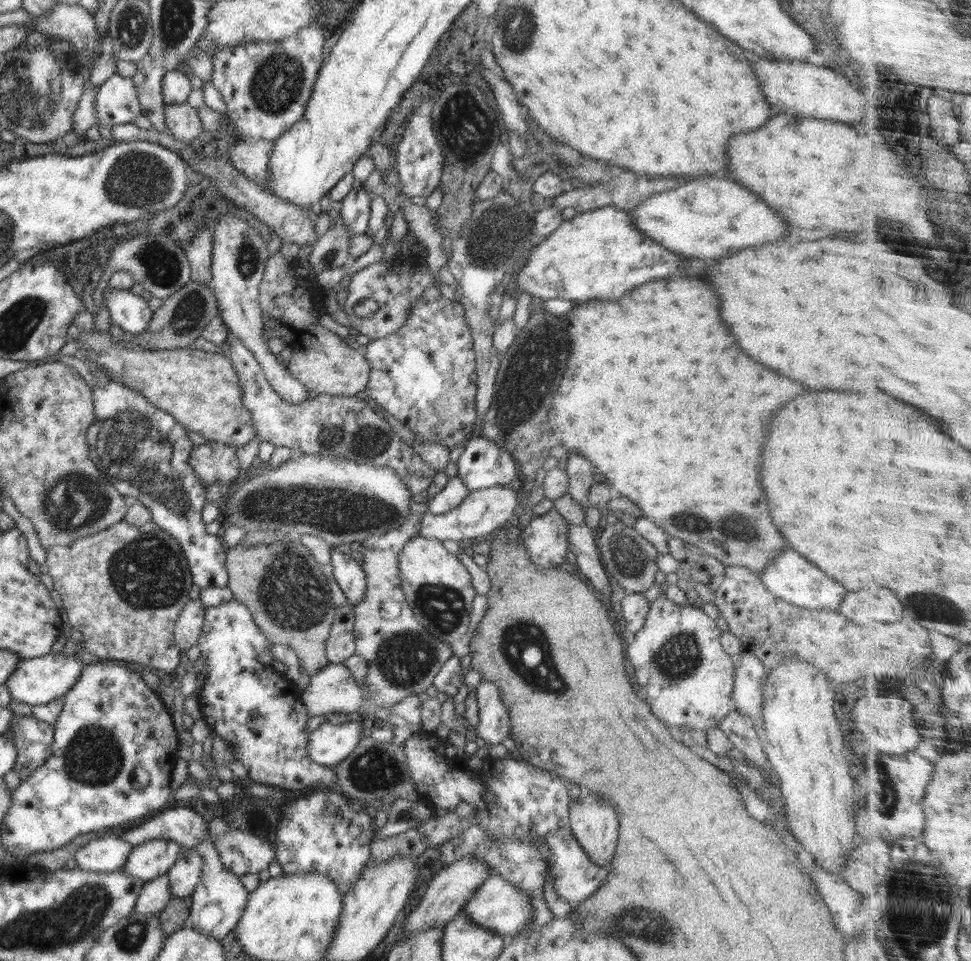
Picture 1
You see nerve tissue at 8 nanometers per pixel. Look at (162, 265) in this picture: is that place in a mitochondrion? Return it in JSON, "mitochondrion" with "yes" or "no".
{"mitochondrion":"yes"}

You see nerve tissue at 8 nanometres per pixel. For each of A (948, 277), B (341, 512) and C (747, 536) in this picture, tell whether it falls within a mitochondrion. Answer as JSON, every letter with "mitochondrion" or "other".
{"A":"other","B":"mitochondrion","C":"mitochondrion"}

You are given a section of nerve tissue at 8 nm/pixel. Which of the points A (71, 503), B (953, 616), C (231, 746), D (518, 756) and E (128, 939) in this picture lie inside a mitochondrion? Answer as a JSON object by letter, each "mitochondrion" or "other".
{"A":"mitochondrion","B":"mitochondrion","C":"other","D":"other","E":"mitochondrion"}

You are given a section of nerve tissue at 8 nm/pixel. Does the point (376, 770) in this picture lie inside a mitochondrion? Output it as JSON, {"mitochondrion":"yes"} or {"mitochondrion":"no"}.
{"mitochondrion":"yes"}

